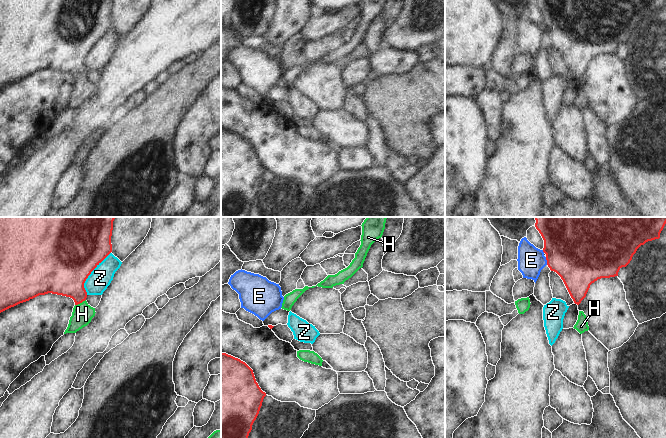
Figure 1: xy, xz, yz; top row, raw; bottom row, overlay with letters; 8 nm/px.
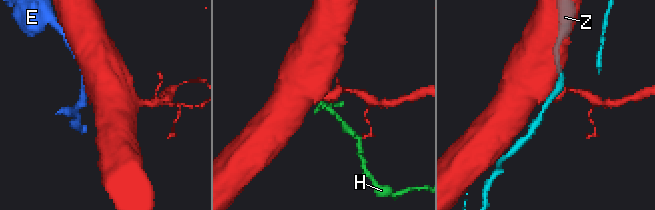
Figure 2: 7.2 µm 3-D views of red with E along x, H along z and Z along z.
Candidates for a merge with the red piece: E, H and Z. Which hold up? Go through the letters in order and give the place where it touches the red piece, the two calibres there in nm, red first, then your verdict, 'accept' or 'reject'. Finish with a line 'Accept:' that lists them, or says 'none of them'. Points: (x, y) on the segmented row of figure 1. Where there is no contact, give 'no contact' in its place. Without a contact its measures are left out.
E: meets red in yz at (547, 261); 480 nm thick on the red side, 220 nm on the other; reject
H: meets red in xy at (80, 302); 320 nm thick on the red side, 170 nm on the other; accept
Z: meets red in xy at (90, 273); 500 nm thick on the red side, 180 nm on the other; reject
Accept: H

